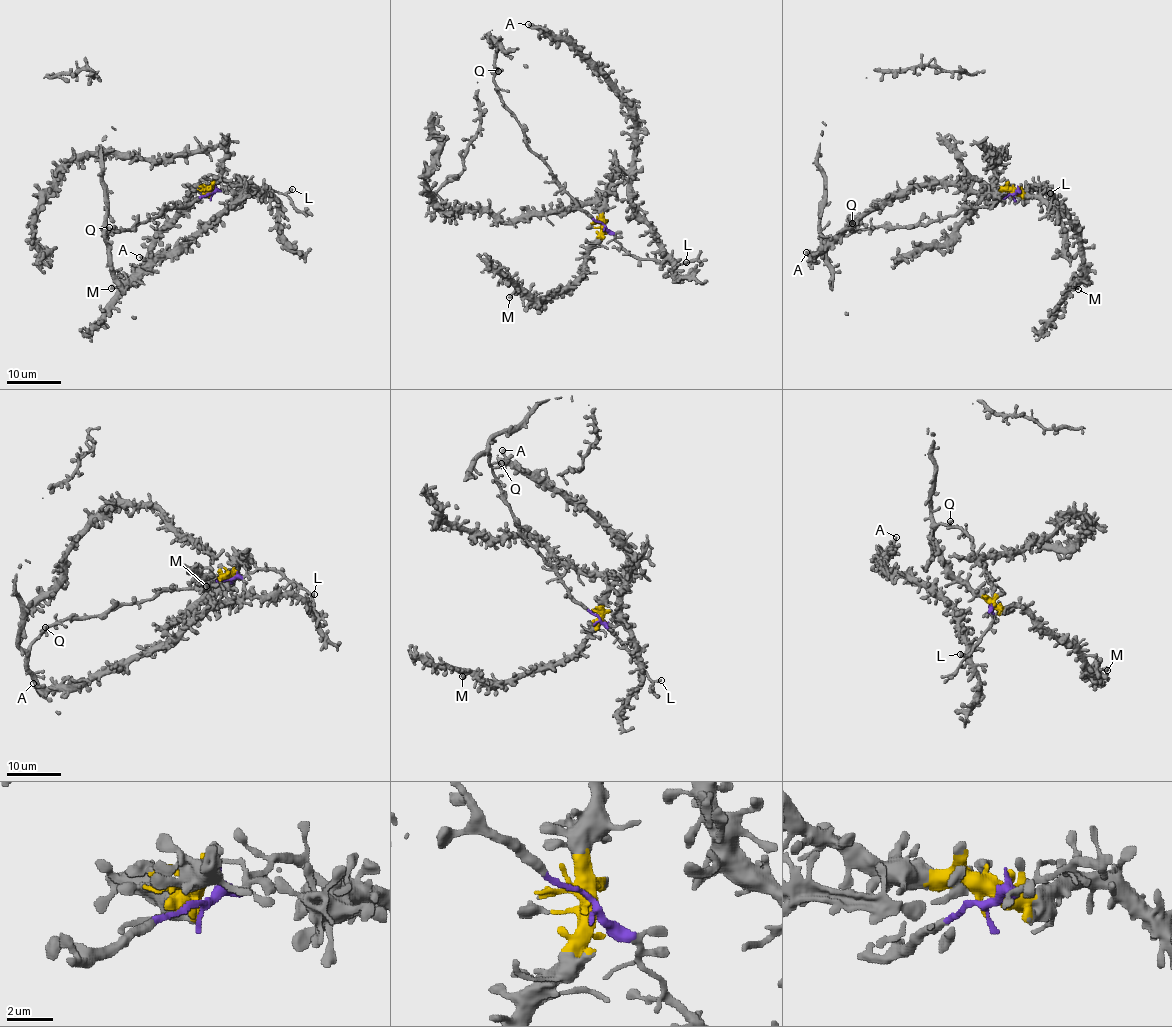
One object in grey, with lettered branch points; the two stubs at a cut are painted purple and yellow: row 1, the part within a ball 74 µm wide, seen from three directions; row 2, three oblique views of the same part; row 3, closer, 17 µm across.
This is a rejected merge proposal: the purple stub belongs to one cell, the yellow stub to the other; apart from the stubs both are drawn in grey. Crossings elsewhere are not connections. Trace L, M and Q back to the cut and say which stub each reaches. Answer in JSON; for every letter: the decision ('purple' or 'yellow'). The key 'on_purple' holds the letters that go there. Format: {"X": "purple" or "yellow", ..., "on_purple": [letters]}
{"L": "purple", "M": "yellow", "Q": "purple", "on_purple": ["L", "Q"]}

